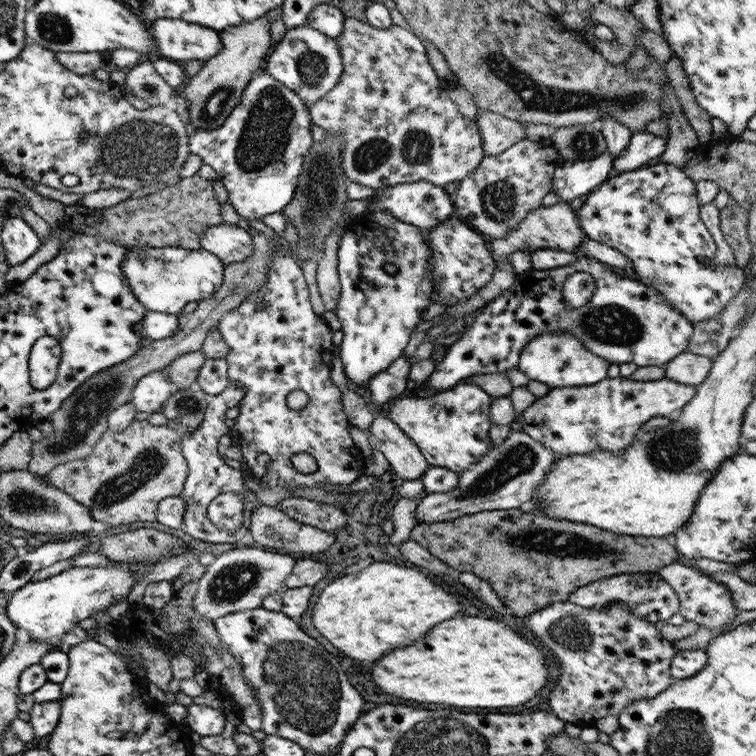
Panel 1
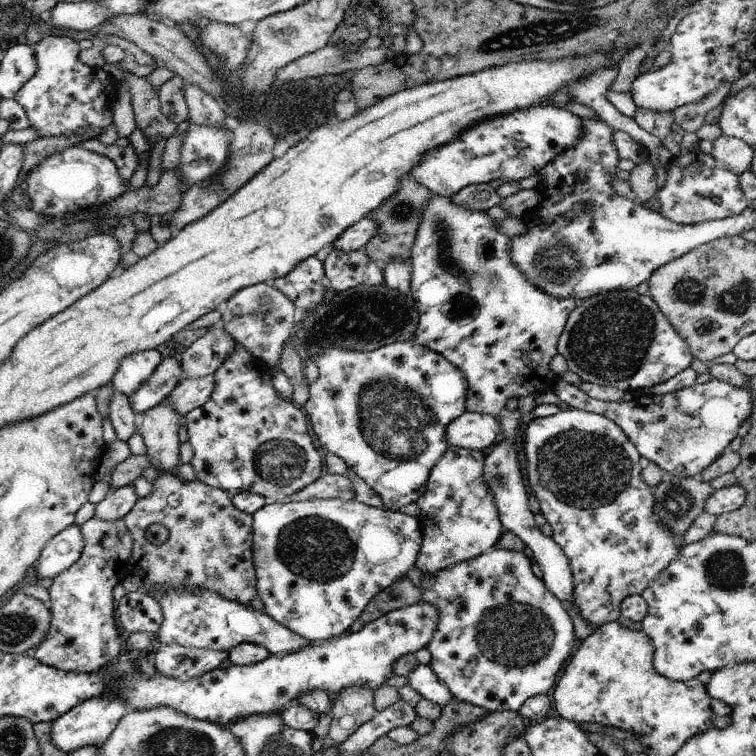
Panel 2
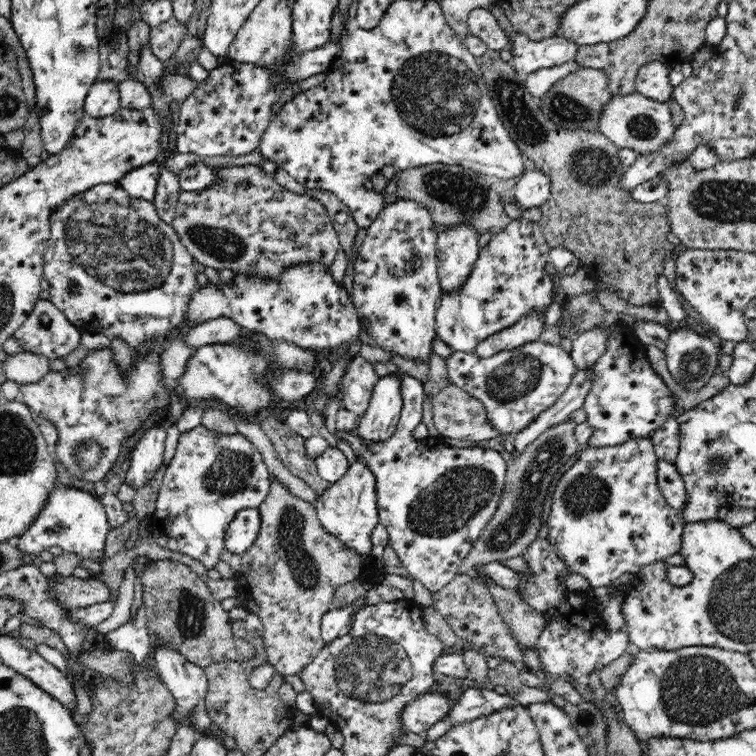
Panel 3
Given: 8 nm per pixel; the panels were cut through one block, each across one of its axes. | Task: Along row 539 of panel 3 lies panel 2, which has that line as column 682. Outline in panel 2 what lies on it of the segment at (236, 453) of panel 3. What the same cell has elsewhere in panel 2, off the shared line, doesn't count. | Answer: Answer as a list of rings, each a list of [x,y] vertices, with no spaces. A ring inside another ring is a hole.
[[[695,150],[673,155],[666,174],[663,186],[654,195],[659,203],[659,213],[670,222],[692,225],[723,219],[740,214],[749,205],[740,190],[738,176],[717,167],[709,154]]]

